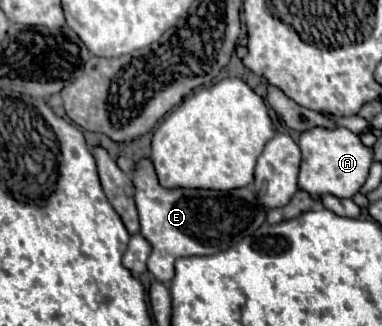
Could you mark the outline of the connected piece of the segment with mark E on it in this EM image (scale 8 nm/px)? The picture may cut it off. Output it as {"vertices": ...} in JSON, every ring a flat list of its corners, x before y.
{"vertices":[[149,160,133,172,133,184,137,188,135,202,141,220,141,234,153,246,147,260,147,270,159,282,171,282,175,276,175,260,181,256,207,256,219,250,229,250,235,242,241,242,247,234,253,234,265,222,265,208,255,200,253,186,237,188,231,192,215,190,165,190,159,186,155,170]]}

